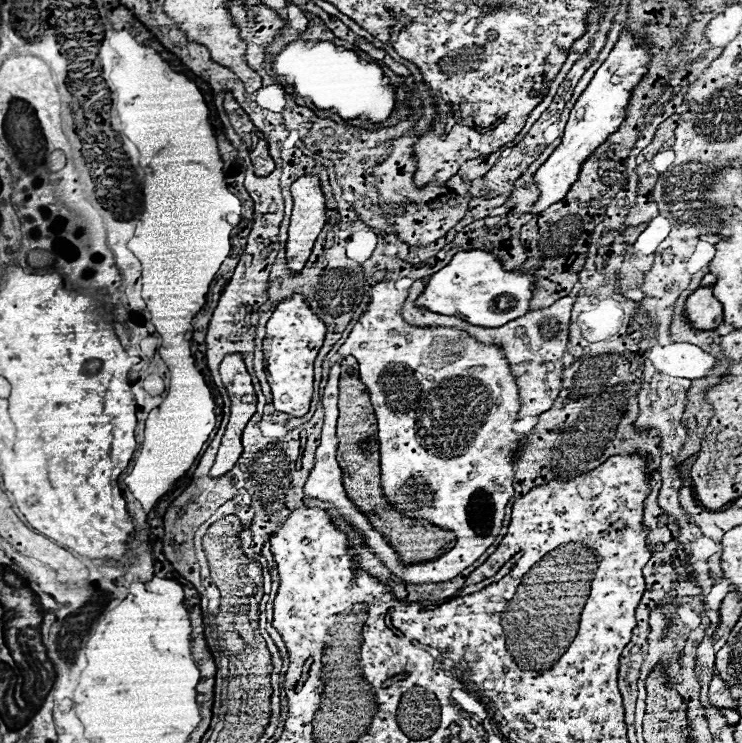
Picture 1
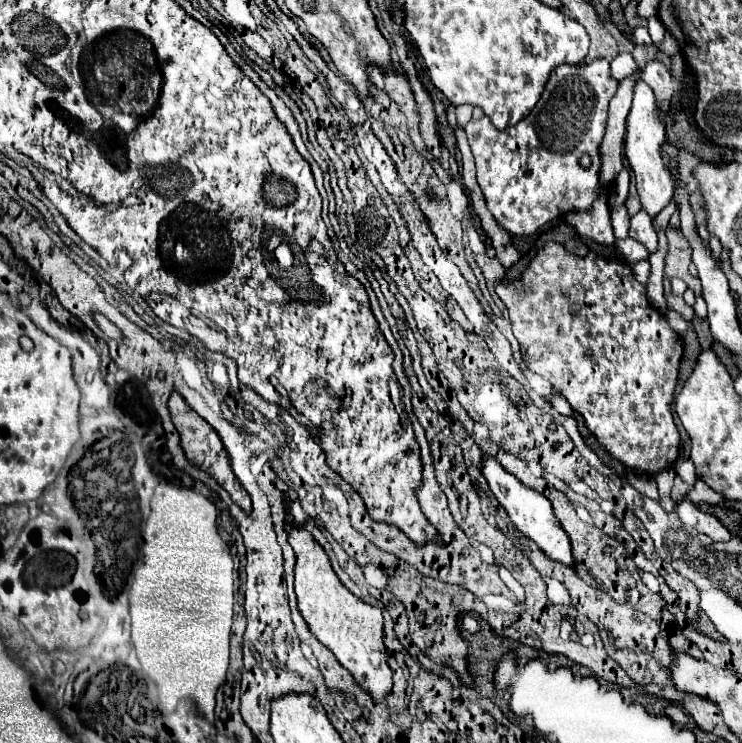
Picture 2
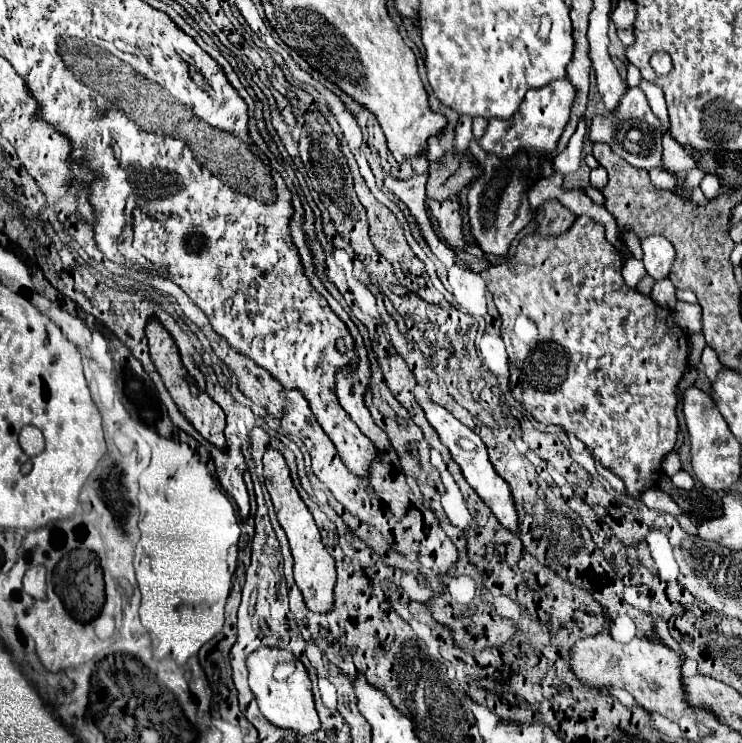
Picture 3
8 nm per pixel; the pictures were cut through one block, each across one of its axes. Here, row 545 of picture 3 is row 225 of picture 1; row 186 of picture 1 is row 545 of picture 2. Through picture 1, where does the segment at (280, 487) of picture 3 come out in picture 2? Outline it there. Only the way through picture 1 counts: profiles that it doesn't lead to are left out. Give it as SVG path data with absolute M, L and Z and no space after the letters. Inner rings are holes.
M288 494L282 496L286 522L284 530L288 532L288 542L296 552L296 580L294 580L294 592L298 596L300 614L306 620L310 632L328 648L334 652L338 662L354 674L354 678L380 702L380 698L388 696L388 690L392 688L392 670L388 668L386 656L384 656L384 644L382 644L382 610L376 606L370 606L356 598L348 588L340 582L340 578L334 574L328 554L324 548L314 540L314 536L298 528L290 516L290 498Z

